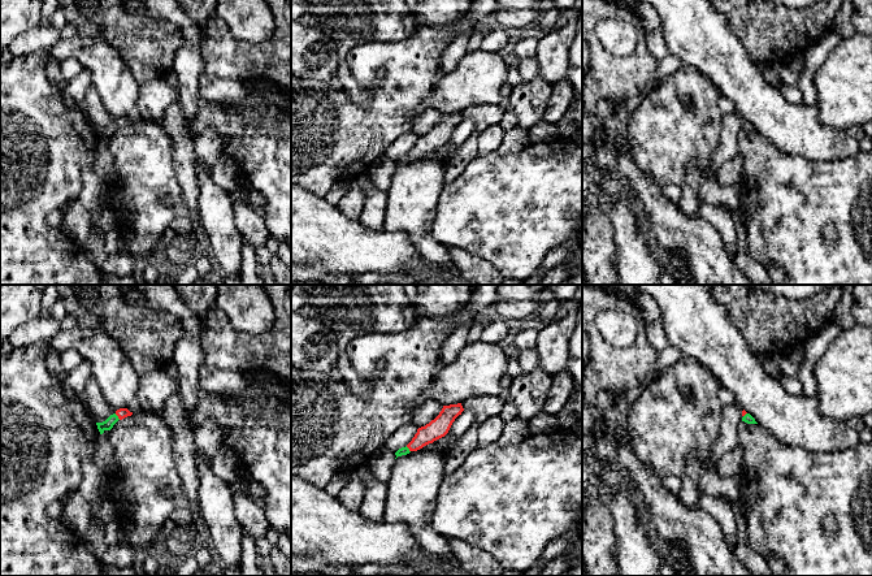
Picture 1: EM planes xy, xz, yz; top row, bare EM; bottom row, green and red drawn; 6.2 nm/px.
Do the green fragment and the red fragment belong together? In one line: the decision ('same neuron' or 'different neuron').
same neuron

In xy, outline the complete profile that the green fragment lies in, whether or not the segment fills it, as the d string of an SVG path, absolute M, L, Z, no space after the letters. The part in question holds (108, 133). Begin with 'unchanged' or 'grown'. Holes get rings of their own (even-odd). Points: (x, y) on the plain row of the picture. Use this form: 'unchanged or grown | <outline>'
grown | M127 117L117 118L105 130L96 131L100 143L103 143L105 139L110 139L118 129L122 129L122 127L131 125L131 124L133 124L133 121L130 121Z

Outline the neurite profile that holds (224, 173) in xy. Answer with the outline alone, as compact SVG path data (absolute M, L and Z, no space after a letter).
M222 153L211 168L211 178L226 192L231 194L243 187L238 176L238 166L233 157Z

